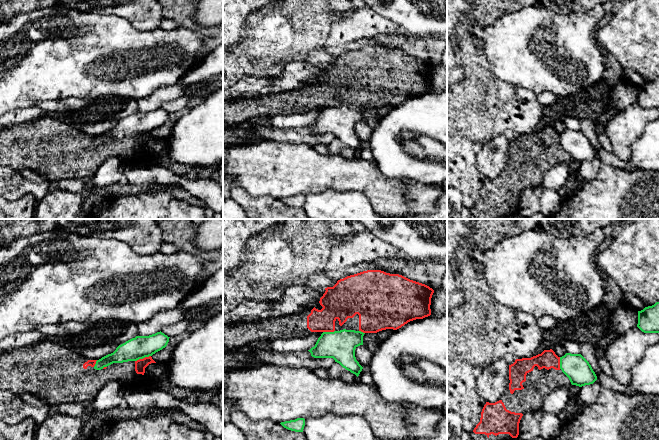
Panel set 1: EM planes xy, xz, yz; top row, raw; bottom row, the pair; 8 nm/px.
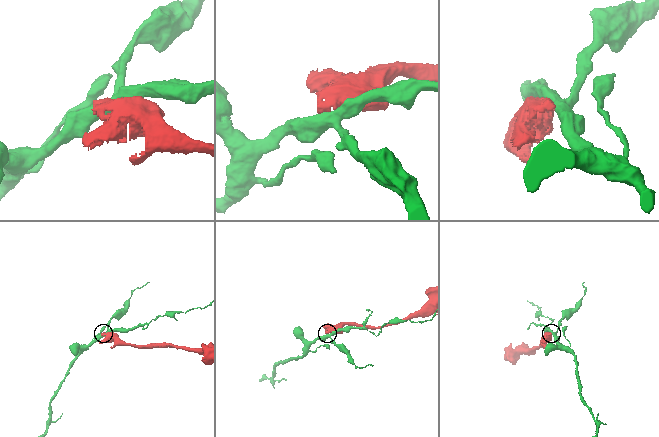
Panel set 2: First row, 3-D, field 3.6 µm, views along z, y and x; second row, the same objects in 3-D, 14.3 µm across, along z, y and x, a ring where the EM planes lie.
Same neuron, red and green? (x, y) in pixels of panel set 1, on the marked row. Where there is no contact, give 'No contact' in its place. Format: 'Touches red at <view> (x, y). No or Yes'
Touches red at xy (143, 358). No

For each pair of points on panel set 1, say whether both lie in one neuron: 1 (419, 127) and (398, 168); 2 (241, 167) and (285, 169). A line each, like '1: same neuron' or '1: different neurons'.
1: same neuron
2: same neuron

